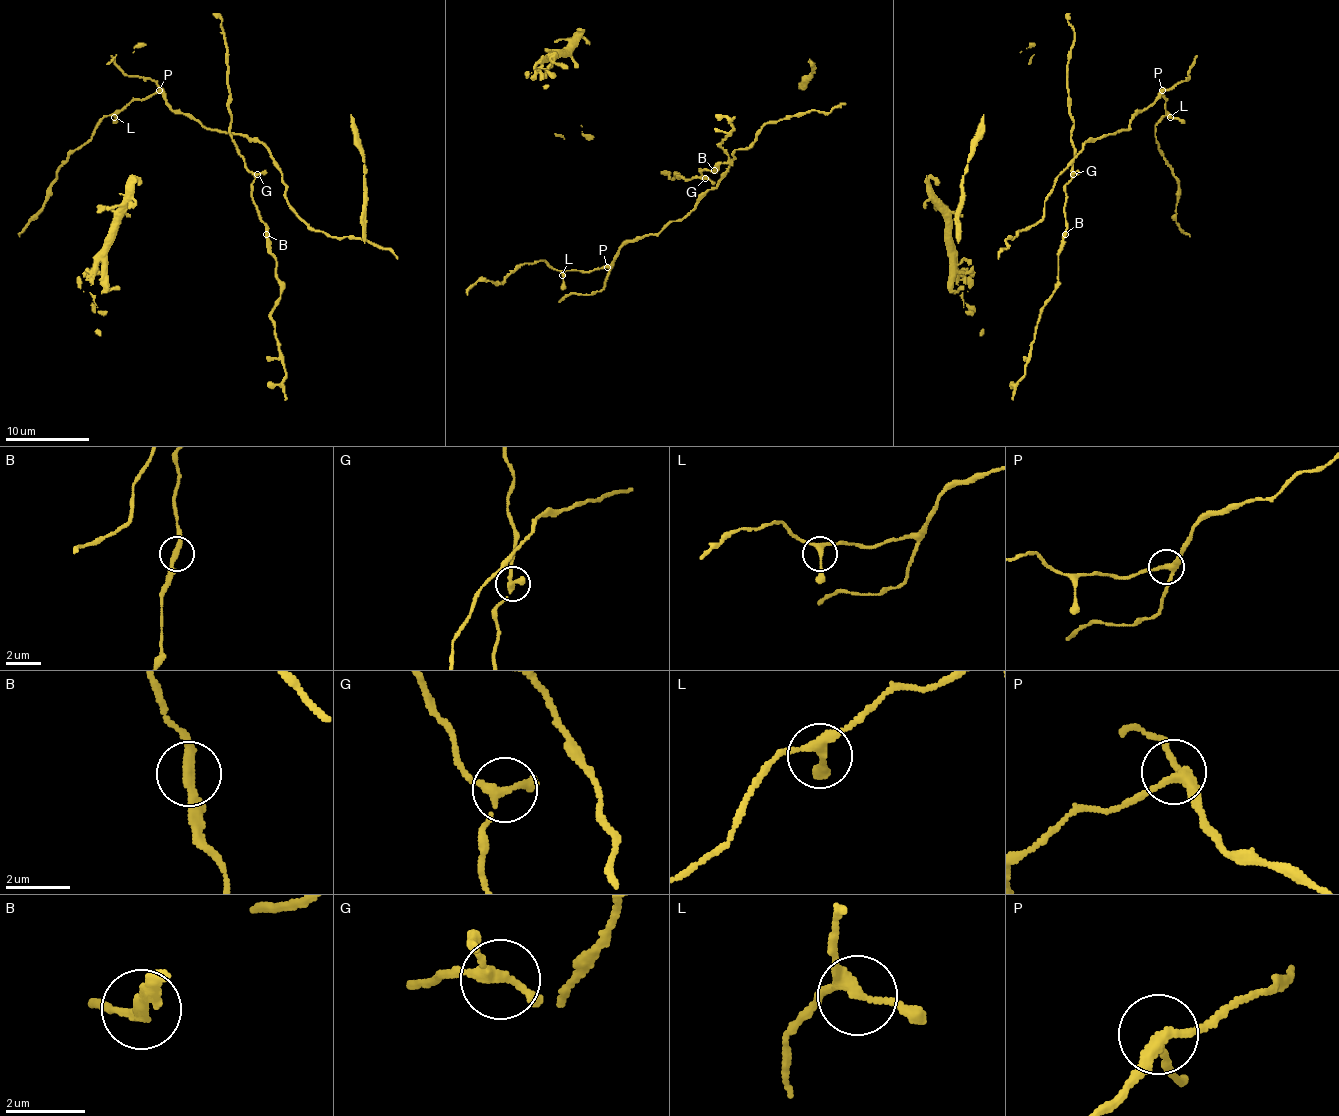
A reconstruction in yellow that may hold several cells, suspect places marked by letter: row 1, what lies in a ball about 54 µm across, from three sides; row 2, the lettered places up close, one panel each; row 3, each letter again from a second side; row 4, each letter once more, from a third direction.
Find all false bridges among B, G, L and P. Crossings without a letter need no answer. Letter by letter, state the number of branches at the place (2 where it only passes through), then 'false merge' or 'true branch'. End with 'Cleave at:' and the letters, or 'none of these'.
B: branches 2; true branch
G: branches 3; true branch
L: branches 3; true branch
P: branches 3; true branch
Cleave at: none of these

